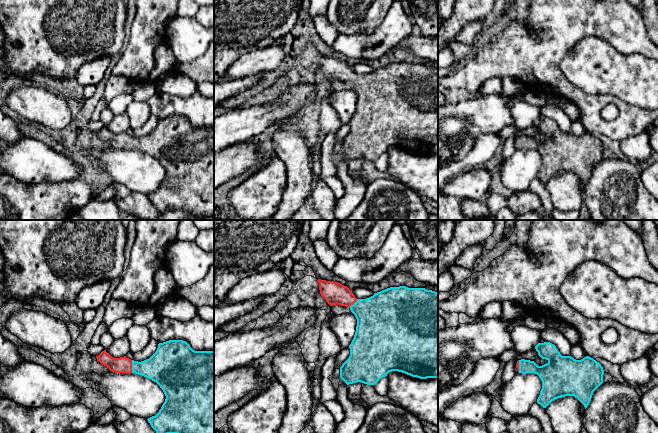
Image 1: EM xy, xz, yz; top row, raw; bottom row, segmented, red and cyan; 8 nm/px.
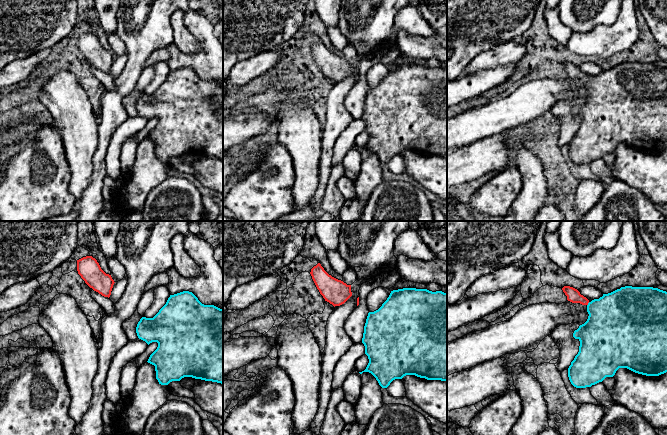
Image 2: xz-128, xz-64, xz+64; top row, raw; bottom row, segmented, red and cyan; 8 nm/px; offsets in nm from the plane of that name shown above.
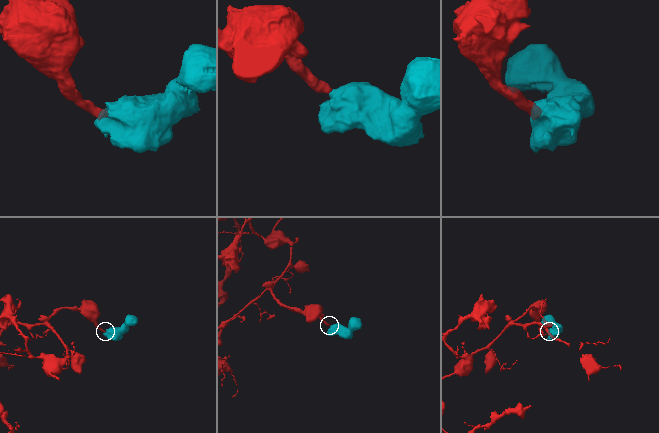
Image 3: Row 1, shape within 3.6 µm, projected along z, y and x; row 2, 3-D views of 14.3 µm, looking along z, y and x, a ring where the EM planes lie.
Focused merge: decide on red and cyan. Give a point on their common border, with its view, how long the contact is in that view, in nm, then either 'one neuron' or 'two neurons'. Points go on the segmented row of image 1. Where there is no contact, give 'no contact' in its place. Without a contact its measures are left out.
meets red in xy at (131, 366); contact 100 nm long; one neuron

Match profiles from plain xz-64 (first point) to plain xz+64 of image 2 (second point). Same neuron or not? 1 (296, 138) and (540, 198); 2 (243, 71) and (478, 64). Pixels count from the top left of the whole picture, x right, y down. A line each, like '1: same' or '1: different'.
1: same
2: same

